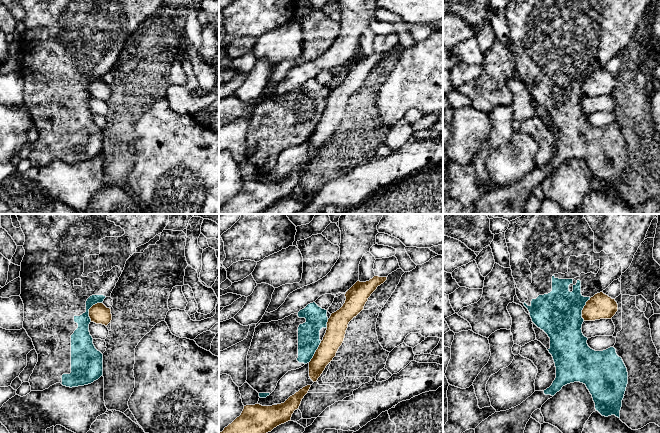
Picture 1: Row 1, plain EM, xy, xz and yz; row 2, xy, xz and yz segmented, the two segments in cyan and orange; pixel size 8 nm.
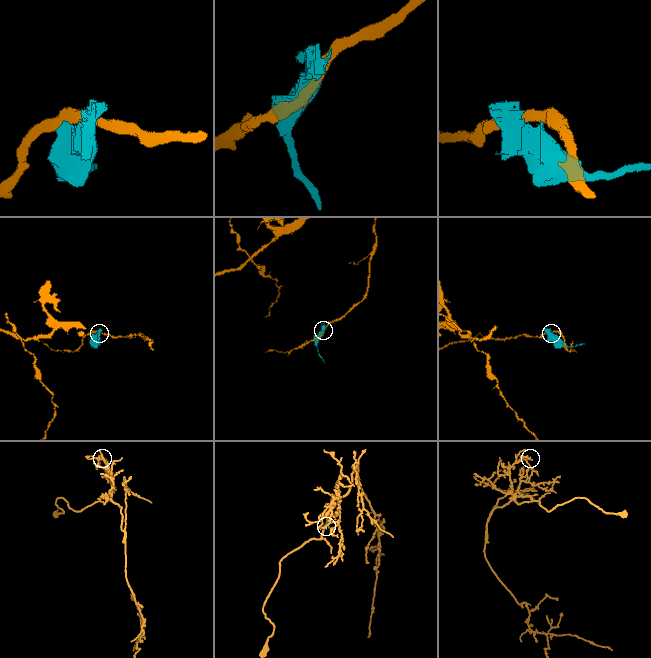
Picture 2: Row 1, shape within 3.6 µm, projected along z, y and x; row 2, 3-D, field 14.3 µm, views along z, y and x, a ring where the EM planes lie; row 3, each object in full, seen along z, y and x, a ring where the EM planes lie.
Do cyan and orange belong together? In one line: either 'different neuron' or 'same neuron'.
different neuron

